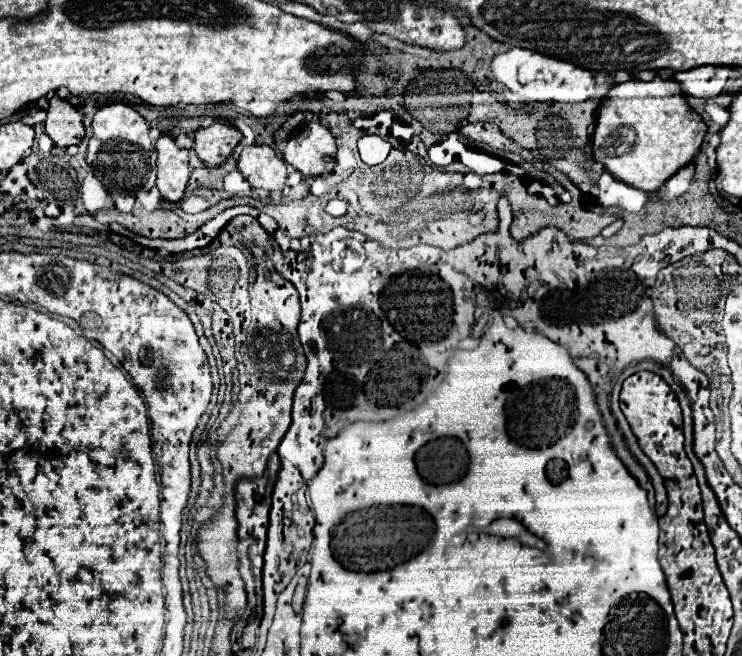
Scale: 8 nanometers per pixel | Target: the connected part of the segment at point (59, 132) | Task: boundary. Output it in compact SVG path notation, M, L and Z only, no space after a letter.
M53 95L49 99L49 109L47 109L47 119L45 119L45 133L59 147L77 145L85 137L85 127L83 127L79 111L69 101Z

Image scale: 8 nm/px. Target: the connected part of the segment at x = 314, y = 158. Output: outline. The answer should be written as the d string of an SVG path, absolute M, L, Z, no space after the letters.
M309 121L299 135L287 141L283 159L305 177L319 177L333 171L335 153L337 145L331 131L319 121Z

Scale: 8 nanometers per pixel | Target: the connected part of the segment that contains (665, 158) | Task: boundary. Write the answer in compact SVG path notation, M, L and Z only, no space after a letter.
M655 77L651 81L627 81L613 85L607 91L607 99L601 103L601 111L597 117L597 127L593 135L593 157L605 169L613 173L617 181L623 181L641 191L659 191L659 187L673 177L681 167L691 163L699 153L703 137L707 133L707 125L703 119L689 107L681 85L673 79Z

